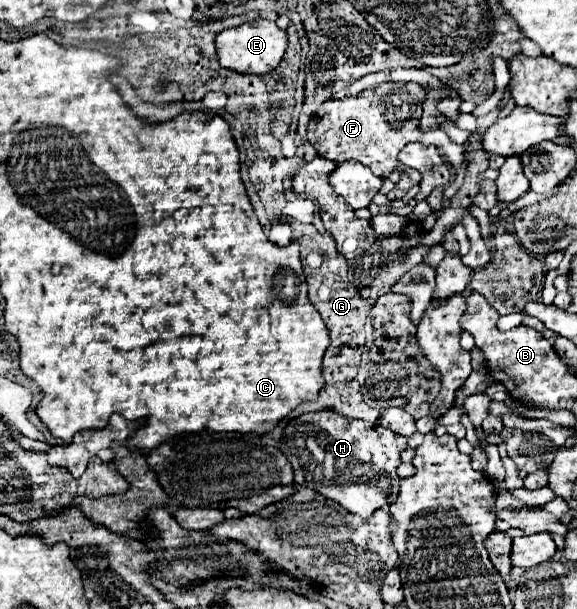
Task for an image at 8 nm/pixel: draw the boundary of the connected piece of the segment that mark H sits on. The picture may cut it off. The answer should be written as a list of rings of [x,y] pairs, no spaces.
[[[333,410],[305,412],[285,424],[279,450],[295,468],[295,484],[317,490],[345,510],[369,518],[373,510],[387,506],[399,492],[399,454],[407,448],[407,438],[383,428],[339,416]]]

